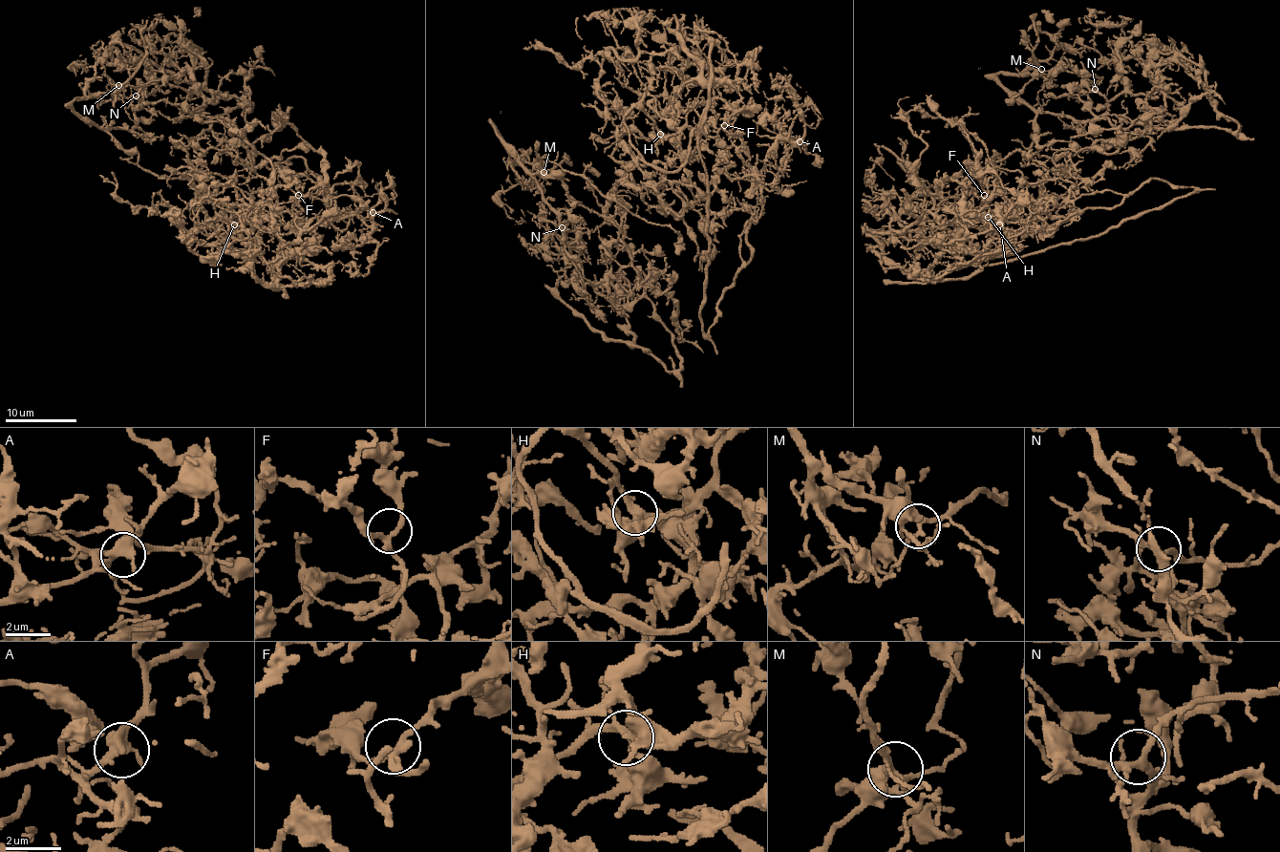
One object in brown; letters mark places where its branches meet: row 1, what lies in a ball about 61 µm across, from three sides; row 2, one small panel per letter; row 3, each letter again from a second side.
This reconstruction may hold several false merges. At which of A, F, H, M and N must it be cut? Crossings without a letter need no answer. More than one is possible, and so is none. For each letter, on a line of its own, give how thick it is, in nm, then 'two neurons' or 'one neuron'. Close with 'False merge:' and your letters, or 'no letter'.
A: 360 nm thick; one neuron
F: 200 nm thick; one neuron
H: 240 nm thick; one neuron
M: 360 nm thick; one neuron
N: 240 nm thick; one neuron
False merge: no letter

